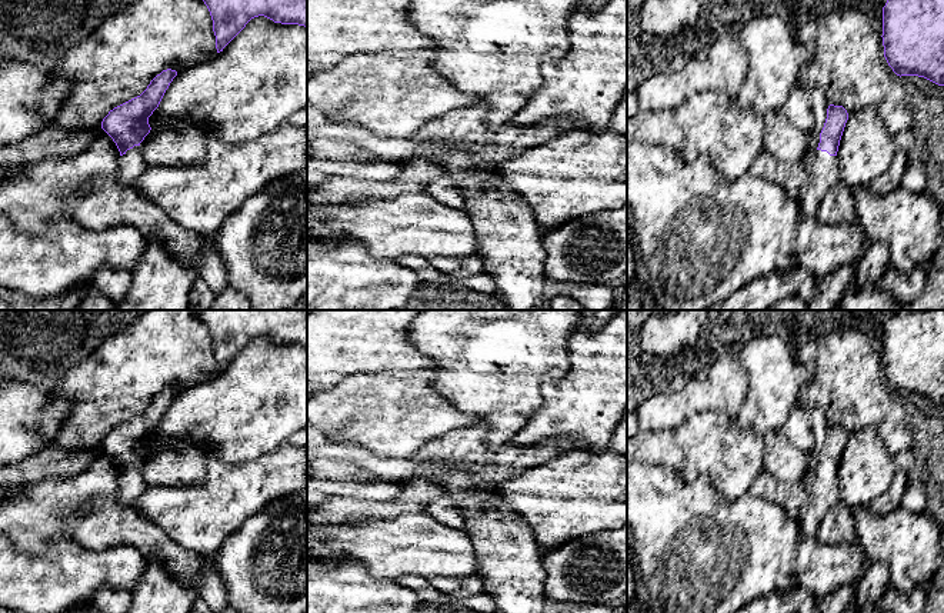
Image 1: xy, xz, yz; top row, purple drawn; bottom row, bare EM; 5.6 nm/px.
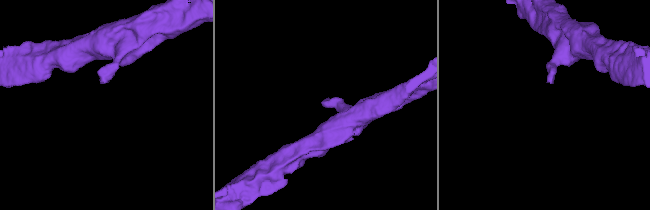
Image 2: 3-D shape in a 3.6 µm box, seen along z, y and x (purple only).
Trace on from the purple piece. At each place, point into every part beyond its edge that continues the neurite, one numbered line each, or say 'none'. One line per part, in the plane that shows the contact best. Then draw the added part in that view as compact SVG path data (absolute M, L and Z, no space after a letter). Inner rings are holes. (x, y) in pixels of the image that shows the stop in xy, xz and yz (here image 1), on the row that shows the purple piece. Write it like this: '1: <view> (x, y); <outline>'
1: xy (130, 166); M134 146L119 157L116 181L126 187L136 189L137 179L146 169L147 164L140 156L140 146Z

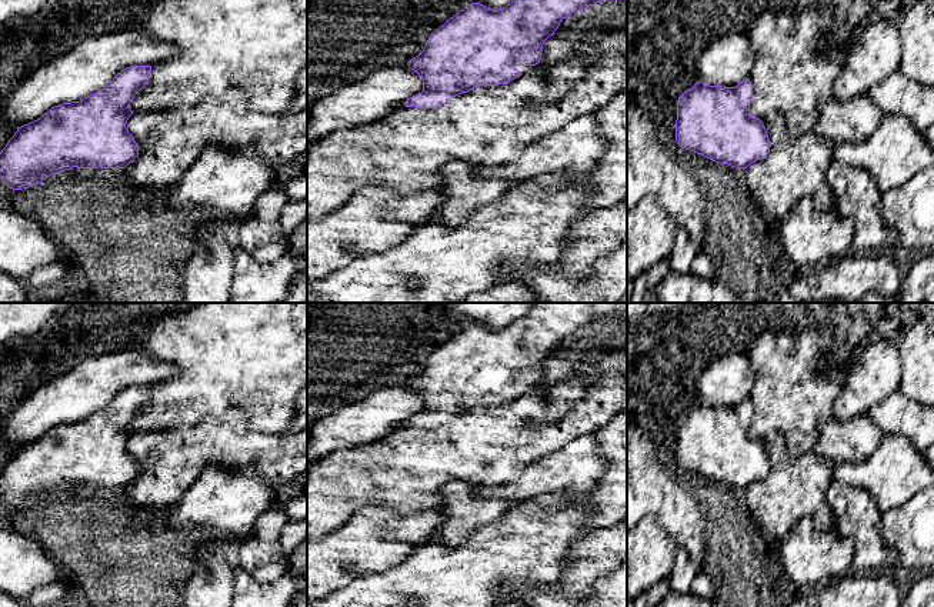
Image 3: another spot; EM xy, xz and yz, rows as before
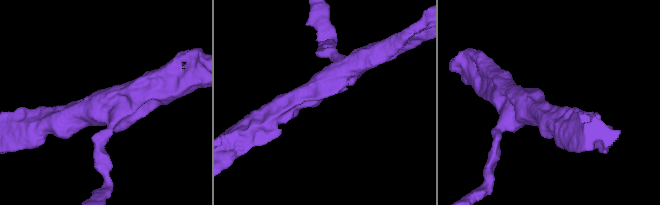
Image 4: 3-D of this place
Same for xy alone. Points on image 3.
none

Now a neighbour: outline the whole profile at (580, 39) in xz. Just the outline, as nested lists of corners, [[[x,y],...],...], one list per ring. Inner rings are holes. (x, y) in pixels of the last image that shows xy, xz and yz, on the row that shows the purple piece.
[[[577,23],[566,34],[553,34],[544,41],[538,64],[541,69],[550,69],[558,63],[571,60],[577,54],[593,54],[594,44],[613,30],[616,30],[614,26]]]

